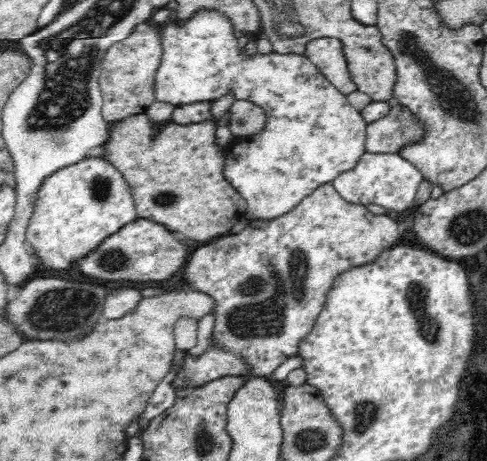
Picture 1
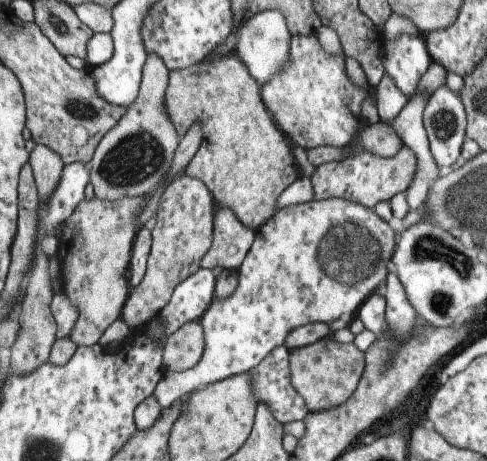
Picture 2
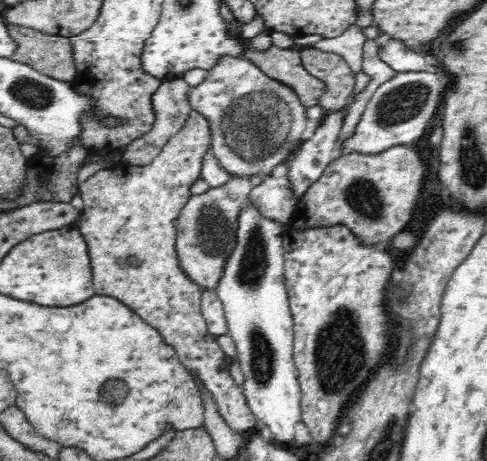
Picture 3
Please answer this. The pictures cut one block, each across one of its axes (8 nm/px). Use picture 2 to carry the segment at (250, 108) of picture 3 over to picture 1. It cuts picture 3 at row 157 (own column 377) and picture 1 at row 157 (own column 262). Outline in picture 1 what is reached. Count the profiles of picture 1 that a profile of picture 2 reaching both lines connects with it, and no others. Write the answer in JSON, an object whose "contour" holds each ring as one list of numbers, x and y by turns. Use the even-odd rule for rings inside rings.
{"contour":[[200,10,194,18,186,20,184,24,170,22,158,28,162,36,162,62,156,70,154,90,156,100,172,104,180,108,192,102,216,102,218,98,226,96,228,92,236,100,254,102,266,116,266,126,256,136,234,138,234,146,228,144,226,148,226,166,224,176,228,182,248,200,248,220,272,220,290,210,294,210,306,196,314,194,320,186,332,184,338,174,354,170,358,160,368,154,366,152,366,128,362,112,354,110,350,98,342,94,312,62,306,54,254,54,252,58,246,50,240,50,238,40,240,36,234,32,230,18,222,12,214,10]]}

